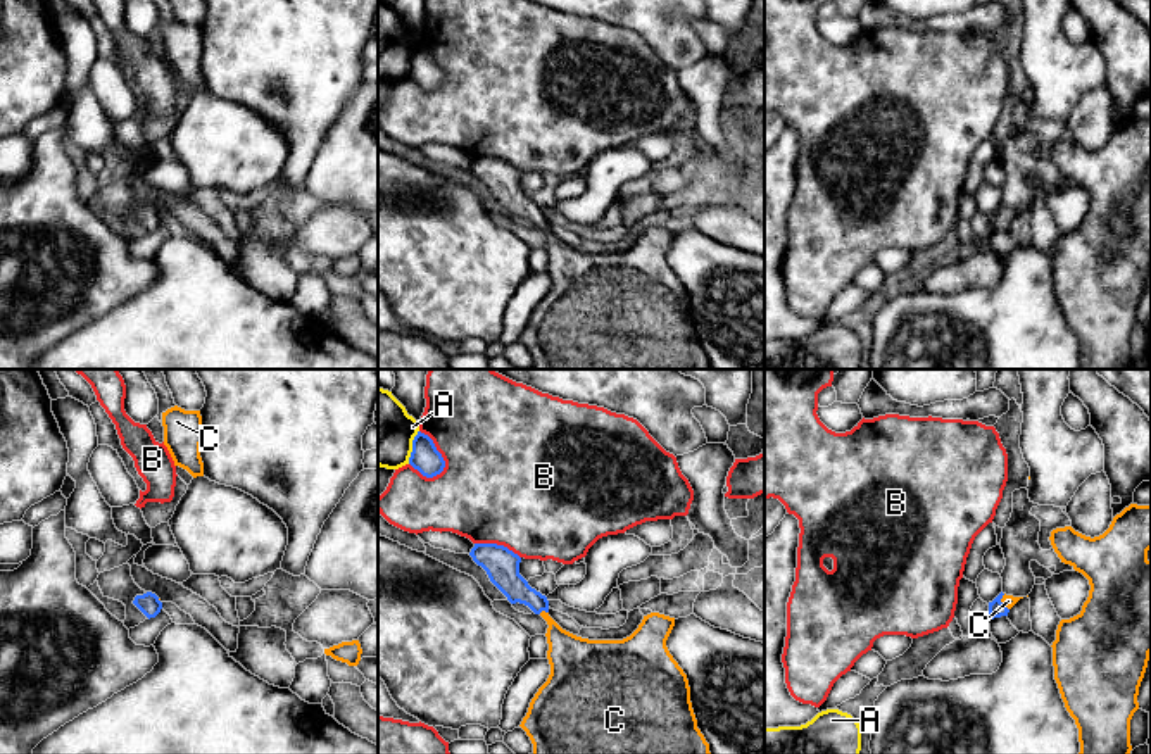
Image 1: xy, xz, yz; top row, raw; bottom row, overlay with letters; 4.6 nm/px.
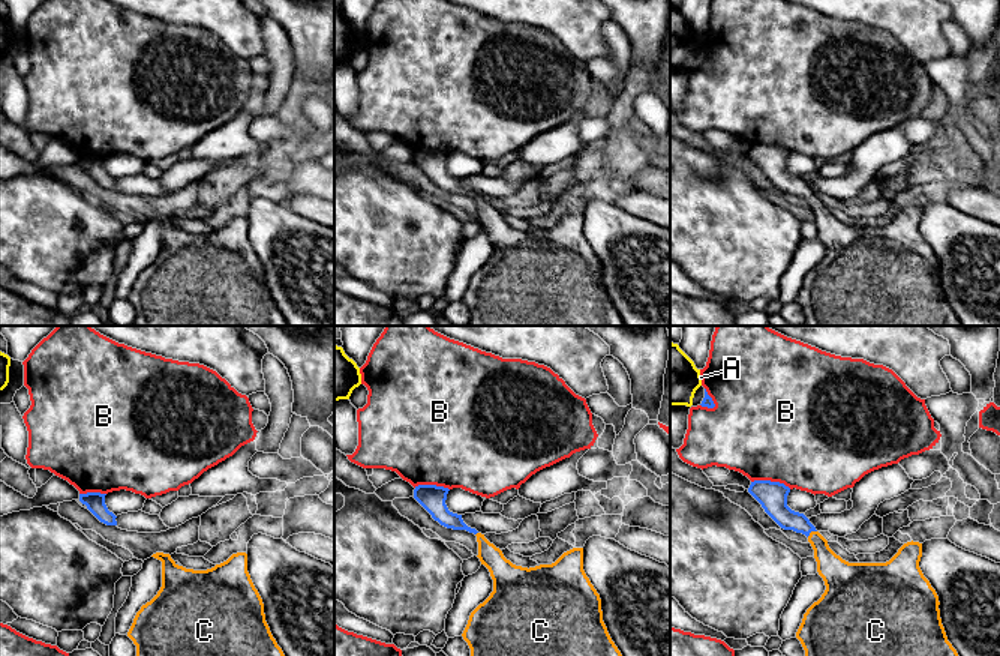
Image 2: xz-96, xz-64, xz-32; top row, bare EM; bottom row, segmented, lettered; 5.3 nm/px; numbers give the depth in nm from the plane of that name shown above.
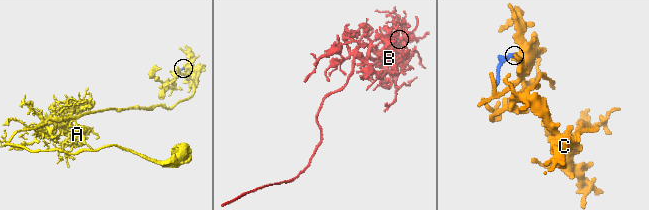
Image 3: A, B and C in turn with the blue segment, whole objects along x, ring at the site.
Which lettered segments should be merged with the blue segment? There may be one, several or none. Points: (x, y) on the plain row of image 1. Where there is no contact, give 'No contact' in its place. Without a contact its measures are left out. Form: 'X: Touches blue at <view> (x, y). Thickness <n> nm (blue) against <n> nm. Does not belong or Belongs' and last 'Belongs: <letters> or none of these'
A: Touches blue at xz (413, 61). Thickness 140 nm (blue) against 320 nm. Does not belong
B: Touches blue at xz (440, 68). Thickness 140 nm (blue) against 480 nm. Does not belong
C: Touches blue at yz (1001, 216). Thickness 80 nm (blue) against 60 nm. Belongs
Belongs: C

